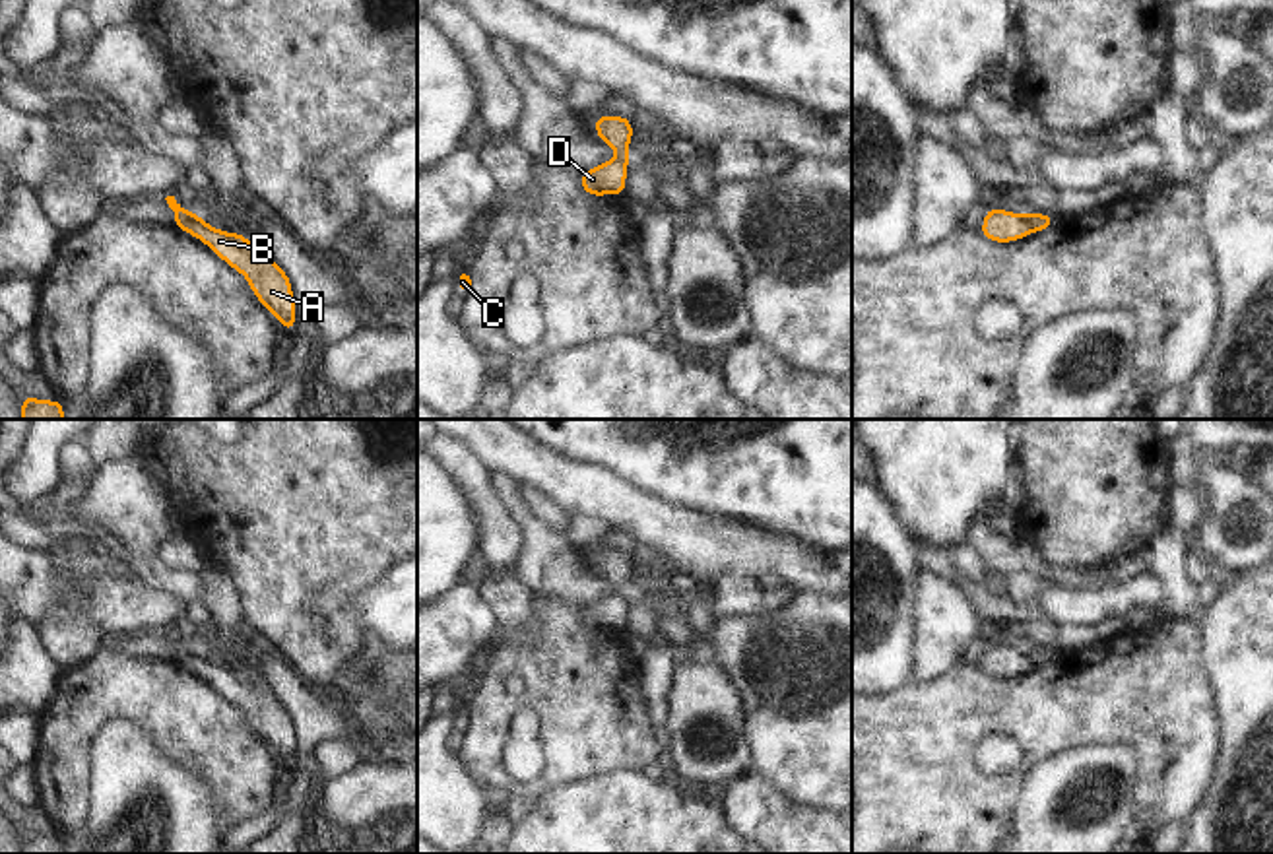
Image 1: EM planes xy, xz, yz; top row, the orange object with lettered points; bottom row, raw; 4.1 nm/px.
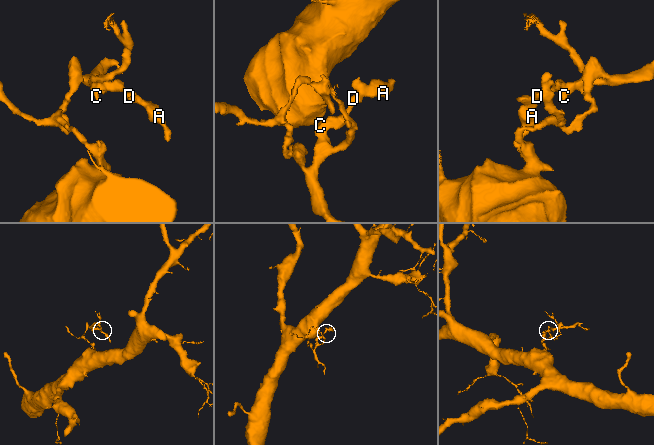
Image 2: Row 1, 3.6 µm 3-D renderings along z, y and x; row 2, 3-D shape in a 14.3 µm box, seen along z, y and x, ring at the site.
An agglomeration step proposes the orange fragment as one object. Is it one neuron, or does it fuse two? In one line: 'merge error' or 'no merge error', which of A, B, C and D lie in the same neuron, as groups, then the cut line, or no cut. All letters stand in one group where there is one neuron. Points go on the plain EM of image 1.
merge error; A B / C D; cut in yz along (1025, 647), (1037, 664)

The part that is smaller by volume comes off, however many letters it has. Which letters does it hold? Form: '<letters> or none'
A, B

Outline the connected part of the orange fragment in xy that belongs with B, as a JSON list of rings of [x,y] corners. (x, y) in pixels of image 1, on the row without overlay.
[[[192,648],[184,666],[208,679],[225,699],[243,708],[254,732],[279,755],[287,767],[295,767],[295,730],[289,710],[274,697],[270,685],[246,675],[243,668],[225,668]]]

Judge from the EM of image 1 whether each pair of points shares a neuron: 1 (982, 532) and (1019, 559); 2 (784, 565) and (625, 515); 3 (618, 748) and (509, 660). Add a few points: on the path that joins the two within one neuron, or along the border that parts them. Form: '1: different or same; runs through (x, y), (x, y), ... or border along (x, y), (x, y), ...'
1: same; runs through (992, 542), (1010, 556)
2: same; runs through (746, 550), (703, 546), (664, 526)
3: same; runs through (590, 721), (544, 674), (536, 674)

